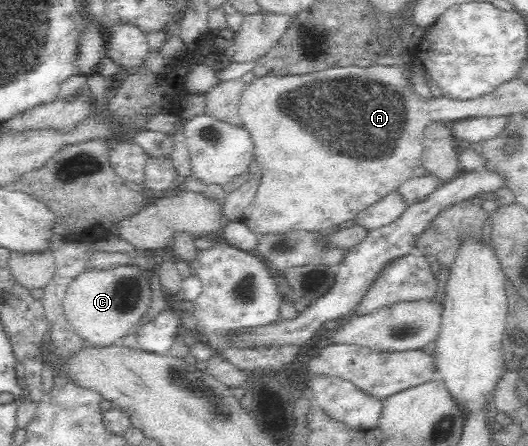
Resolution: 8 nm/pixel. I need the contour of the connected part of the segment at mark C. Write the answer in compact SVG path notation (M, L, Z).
M119 265L118 267L106 271L86 271L78 275L63 299L64 313L68 325L74 330L77 336L80 336L88 344L96 347L112 346L122 342L122 339L128 335L128 331L142 319L142 316L151 303L150 280L144 277L136 266Z

